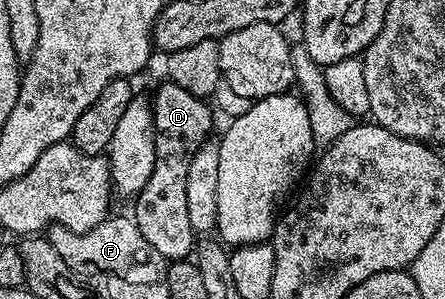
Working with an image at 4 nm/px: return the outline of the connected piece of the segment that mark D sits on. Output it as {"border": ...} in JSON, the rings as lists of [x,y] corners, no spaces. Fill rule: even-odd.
{"border":[[[162,82],[162,86],[151,94],[155,168],[151,172],[151,180],[147,180],[147,184],[143,184],[135,196],[131,217],[139,232],[143,232],[143,240],[147,240],[147,244],[151,244],[159,256],[167,260],[185,260],[195,250],[195,235],[187,216],[187,171],[191,168],[193,154],[199,152],[199,148],[212,135],[209,133],[213,130],[214,111],[206,99],[191,96],[191,92],[184,91],[174,82]]]}

